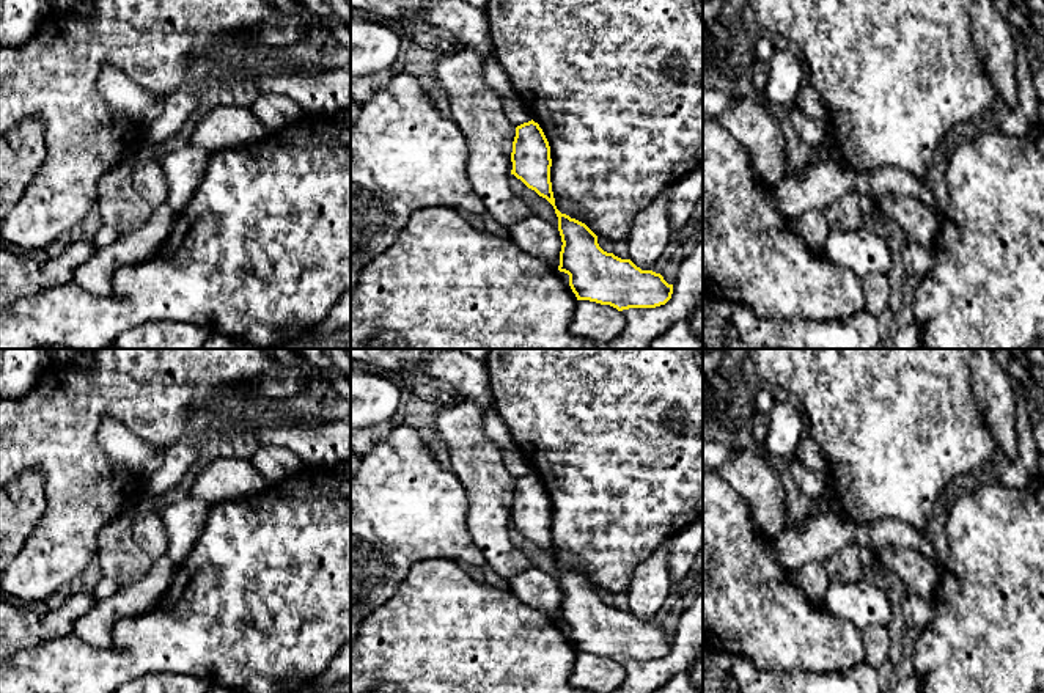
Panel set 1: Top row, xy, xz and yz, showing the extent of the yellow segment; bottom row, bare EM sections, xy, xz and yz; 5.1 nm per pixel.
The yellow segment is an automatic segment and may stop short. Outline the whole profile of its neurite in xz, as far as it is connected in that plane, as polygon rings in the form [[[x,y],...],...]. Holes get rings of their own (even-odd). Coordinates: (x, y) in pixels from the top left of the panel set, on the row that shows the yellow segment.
[[[533,119],[516,127],[511,162],[511,174],[555,209],[563,242],[558,270],[569,275],[569,286],[577,300],[610,305],[623,311],[656,308],[671,299],[673,284],[660,273],[641,270],[630,259],[604,251],[597,236],[585,223],[557,209],[550,182],[550,146]]]

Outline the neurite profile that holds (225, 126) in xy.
[[[217,105],[203,115],[192,134],[190,145],[219,151],[255,145],[272,134],[247,105]]]

